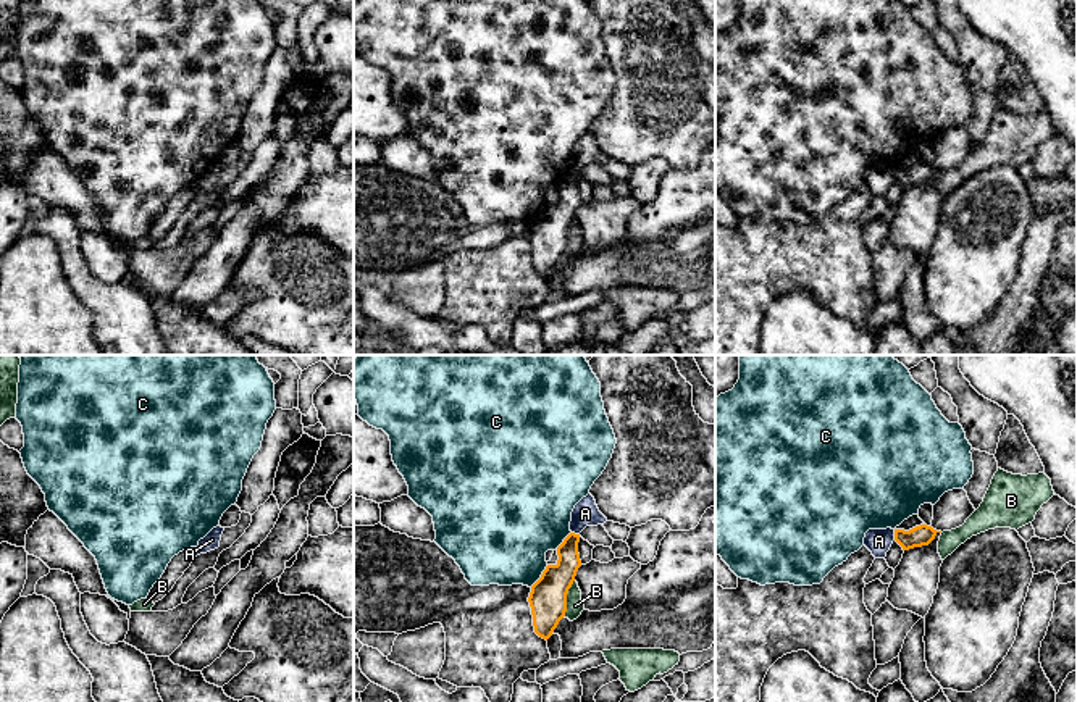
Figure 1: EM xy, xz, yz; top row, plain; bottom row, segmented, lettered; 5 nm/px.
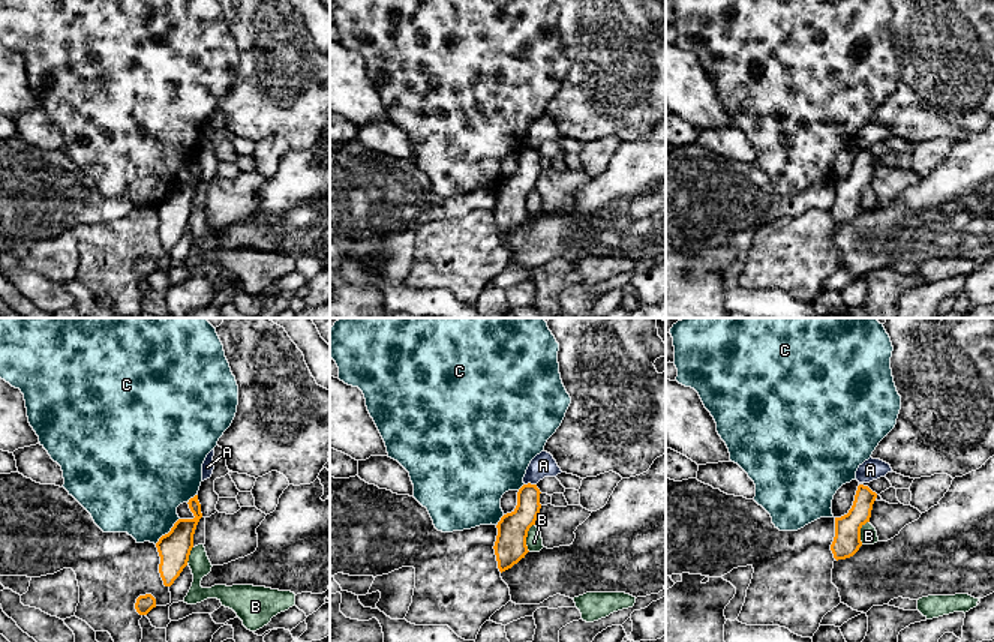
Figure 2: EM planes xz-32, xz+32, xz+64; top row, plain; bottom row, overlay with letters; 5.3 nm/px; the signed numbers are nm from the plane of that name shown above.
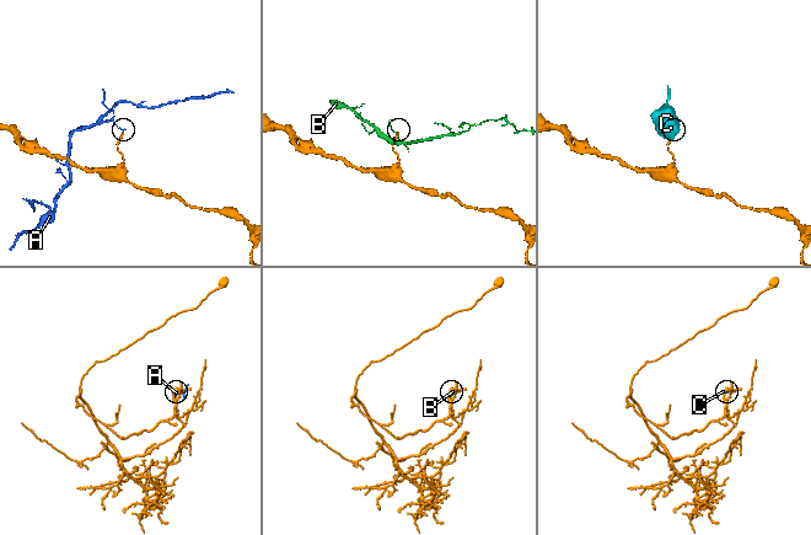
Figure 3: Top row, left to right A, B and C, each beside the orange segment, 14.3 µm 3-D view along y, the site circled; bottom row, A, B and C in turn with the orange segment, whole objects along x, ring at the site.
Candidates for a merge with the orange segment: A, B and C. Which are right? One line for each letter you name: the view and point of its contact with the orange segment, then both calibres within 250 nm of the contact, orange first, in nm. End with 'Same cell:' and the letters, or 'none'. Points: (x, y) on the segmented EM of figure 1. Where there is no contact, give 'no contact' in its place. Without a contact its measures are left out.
Same cell: none

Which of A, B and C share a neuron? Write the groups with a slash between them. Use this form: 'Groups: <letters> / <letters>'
Groups: A / B / C

